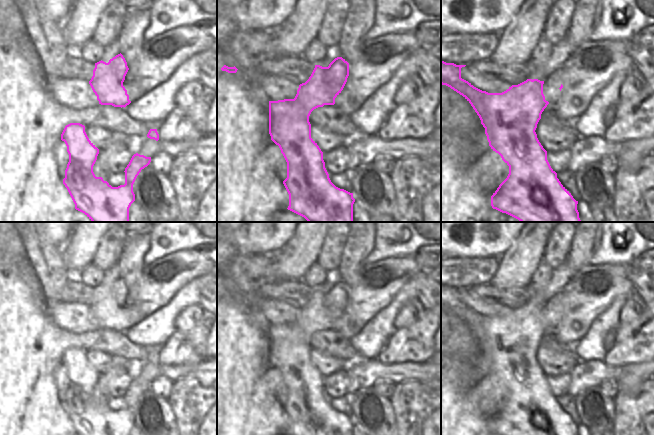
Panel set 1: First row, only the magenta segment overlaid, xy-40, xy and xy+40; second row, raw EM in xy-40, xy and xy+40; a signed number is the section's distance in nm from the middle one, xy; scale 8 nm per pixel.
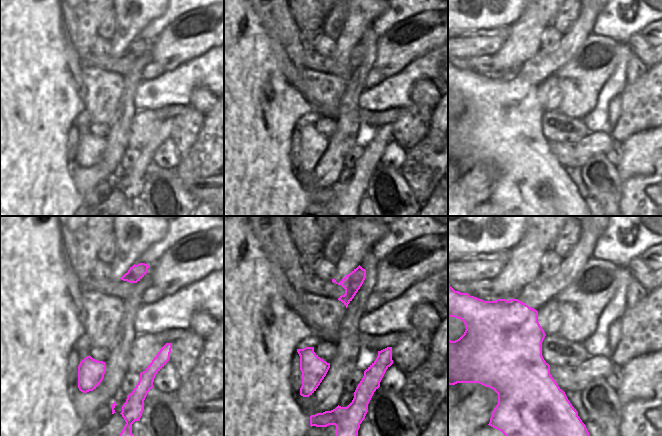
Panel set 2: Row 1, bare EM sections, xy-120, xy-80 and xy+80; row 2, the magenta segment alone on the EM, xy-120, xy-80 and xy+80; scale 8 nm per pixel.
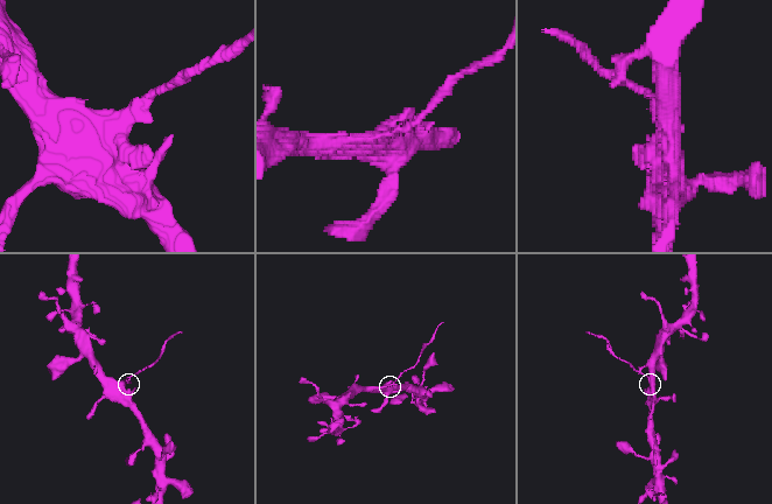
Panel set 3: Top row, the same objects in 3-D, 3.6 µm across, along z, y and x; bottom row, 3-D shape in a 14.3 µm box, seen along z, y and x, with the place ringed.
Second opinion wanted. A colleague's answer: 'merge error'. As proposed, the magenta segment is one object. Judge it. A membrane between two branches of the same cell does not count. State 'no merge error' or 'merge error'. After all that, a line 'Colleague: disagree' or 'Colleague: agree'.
merge error
Colleague: agree

